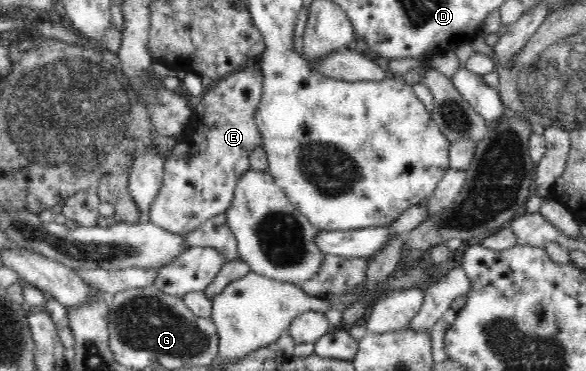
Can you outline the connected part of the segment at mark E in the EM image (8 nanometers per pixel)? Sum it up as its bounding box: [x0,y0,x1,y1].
[150,65,264,233]

